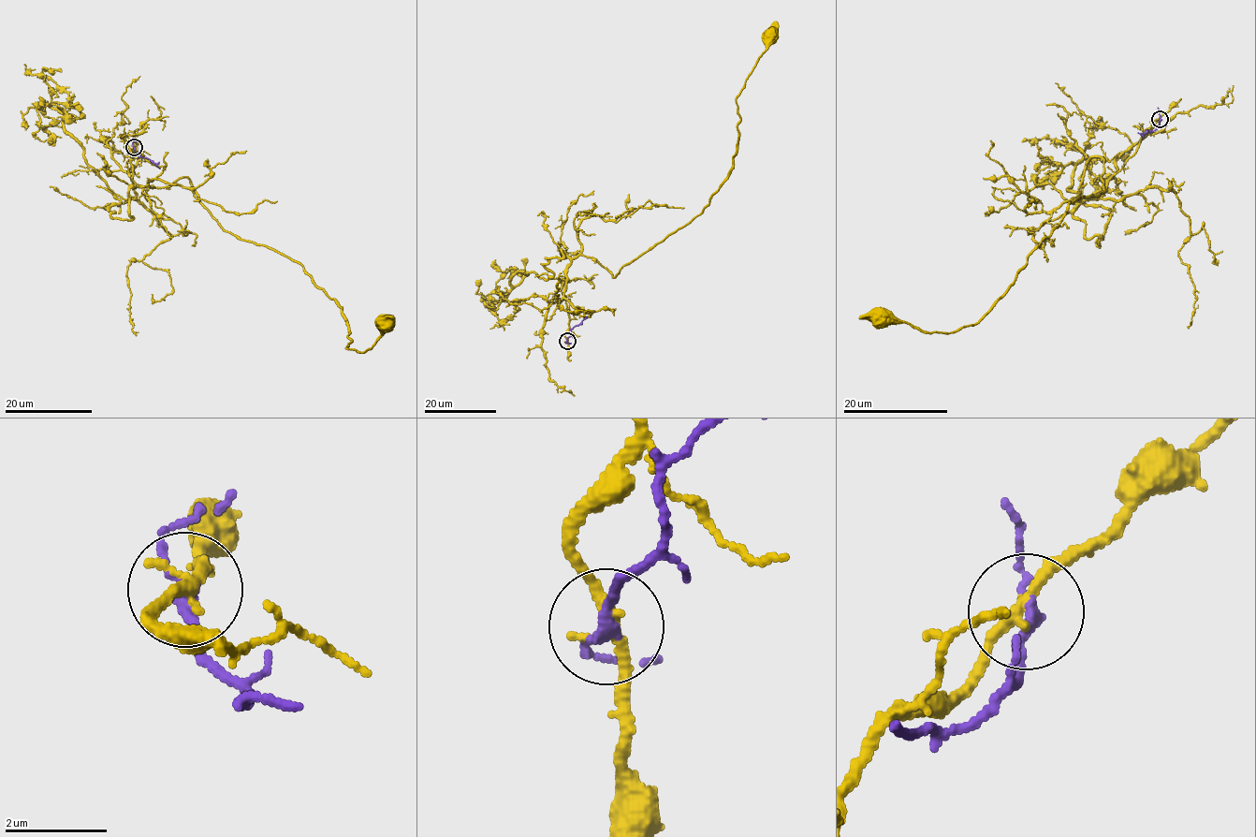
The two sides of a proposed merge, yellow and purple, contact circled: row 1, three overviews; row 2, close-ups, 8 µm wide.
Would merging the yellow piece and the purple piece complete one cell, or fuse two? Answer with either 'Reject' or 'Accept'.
Reject

